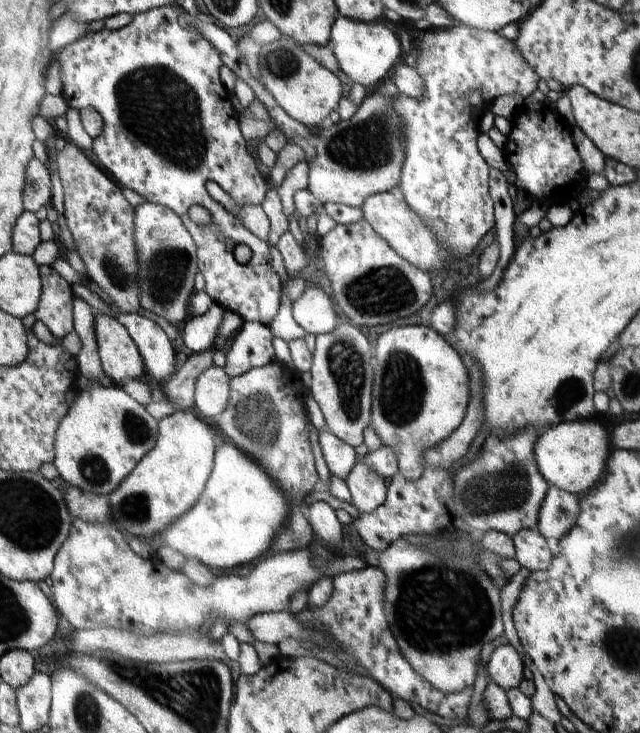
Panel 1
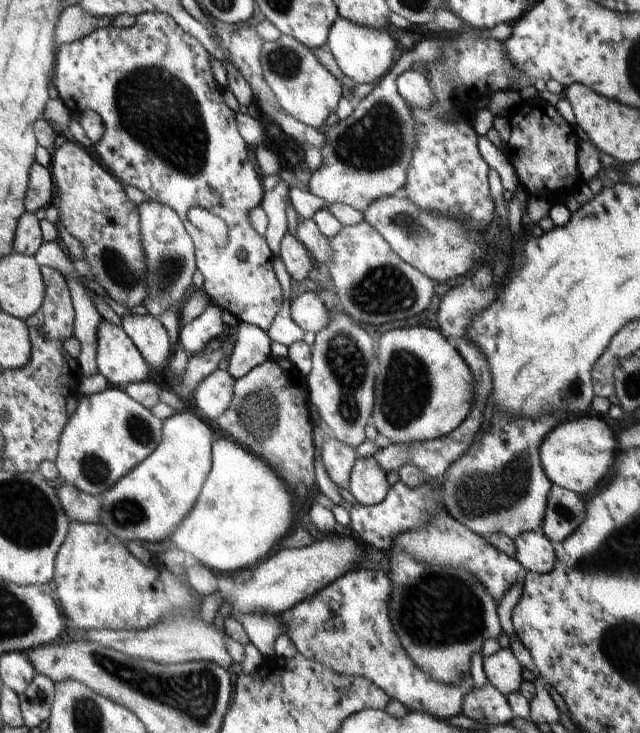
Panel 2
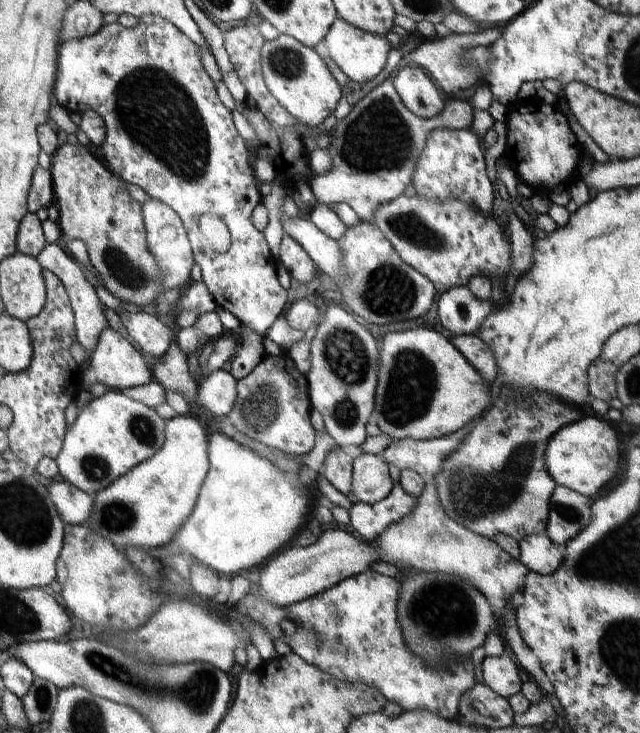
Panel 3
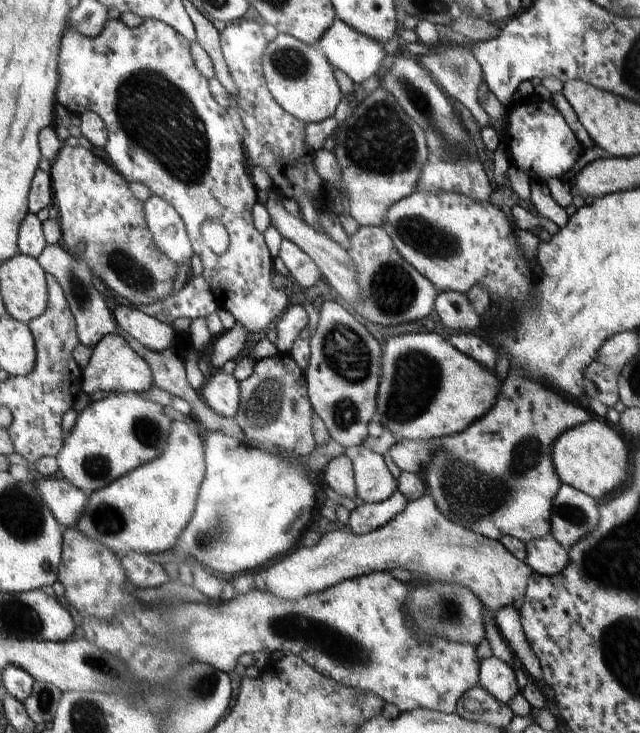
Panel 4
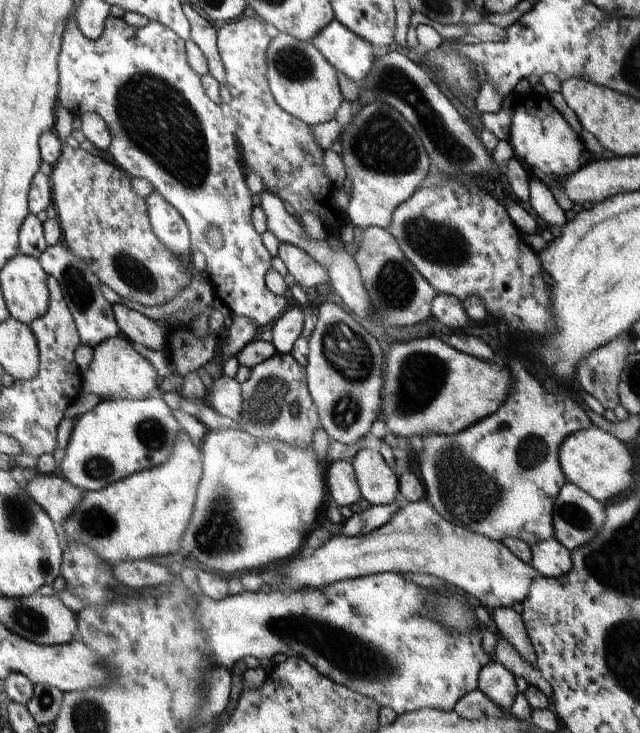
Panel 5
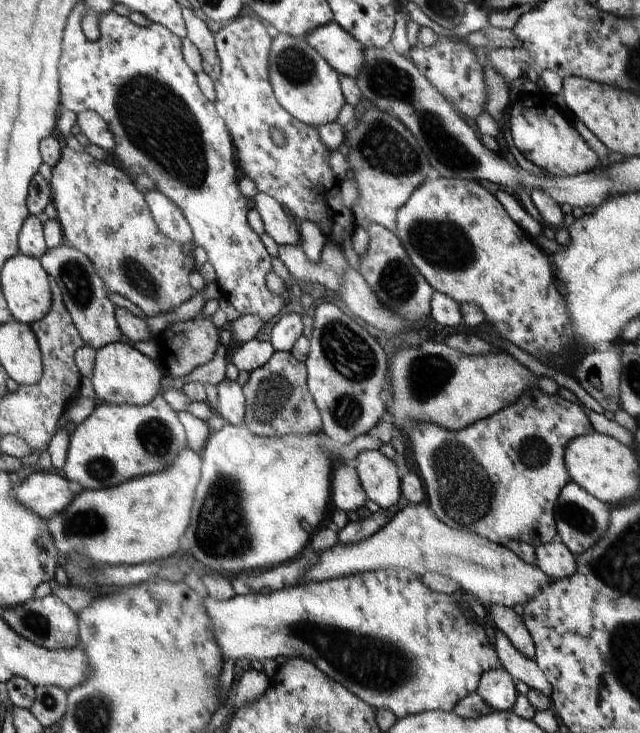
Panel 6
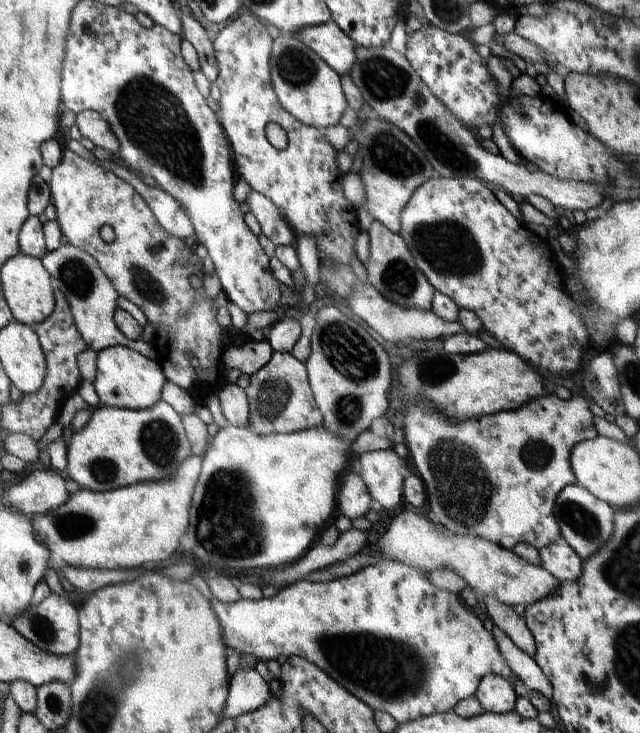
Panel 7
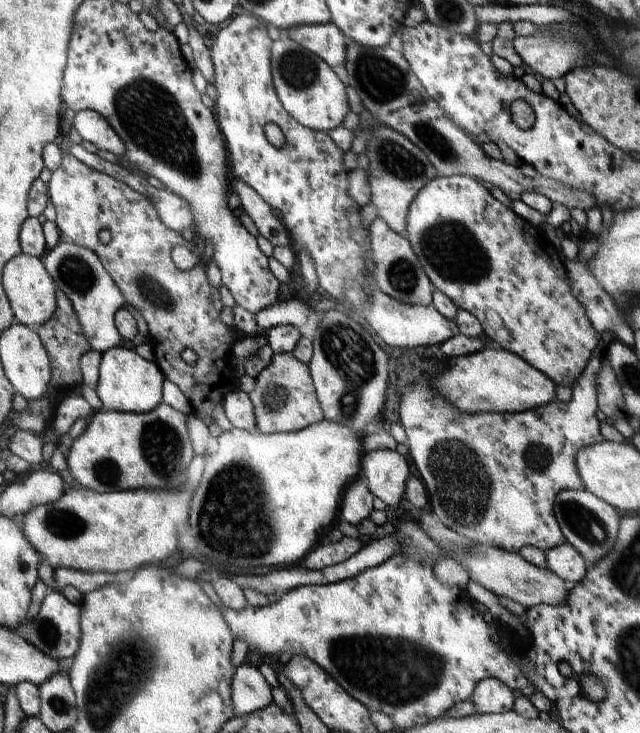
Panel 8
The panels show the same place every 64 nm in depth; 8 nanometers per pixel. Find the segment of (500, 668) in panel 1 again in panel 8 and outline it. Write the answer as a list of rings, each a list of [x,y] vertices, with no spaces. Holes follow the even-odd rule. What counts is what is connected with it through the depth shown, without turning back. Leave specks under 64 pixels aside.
[[[494,678],[482,679],[469,699],[469,702],[476,706],[479,714],[512,711],[514,701],[515,698],[509,686]]]

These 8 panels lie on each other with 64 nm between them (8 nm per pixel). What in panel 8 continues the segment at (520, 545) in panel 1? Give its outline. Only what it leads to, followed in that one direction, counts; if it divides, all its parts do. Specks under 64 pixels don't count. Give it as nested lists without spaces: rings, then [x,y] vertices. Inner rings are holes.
[[[568,542],[545,551],[547,568],[568,584],[577,584],[586,576],[588,564]]]

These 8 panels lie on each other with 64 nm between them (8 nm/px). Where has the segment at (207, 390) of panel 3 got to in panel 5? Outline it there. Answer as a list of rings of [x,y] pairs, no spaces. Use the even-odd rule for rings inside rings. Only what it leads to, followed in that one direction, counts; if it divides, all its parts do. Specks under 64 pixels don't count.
[[[224,374],[213,384],[214,388],[207,391],[204,399],[206,403],[220,415],[239,423],[243,405],[241,384]]]

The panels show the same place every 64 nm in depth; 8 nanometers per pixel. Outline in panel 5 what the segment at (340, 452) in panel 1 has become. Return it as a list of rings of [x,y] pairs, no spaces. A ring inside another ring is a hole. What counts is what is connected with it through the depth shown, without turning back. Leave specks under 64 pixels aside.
[[[346,461],[326,463],[325,481],[327,492],[337,506],[358,505],[362,500],[353,466]]]

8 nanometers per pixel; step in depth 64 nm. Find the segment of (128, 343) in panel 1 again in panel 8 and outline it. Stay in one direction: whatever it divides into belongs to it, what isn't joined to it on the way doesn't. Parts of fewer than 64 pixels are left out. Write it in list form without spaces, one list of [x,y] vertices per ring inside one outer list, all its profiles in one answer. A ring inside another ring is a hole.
[[[114,347],[101,353],[96,394],[106,411],[149,413],[163,402],[165,379],[164,373],[155,362],[142,358],[132,349]]]

